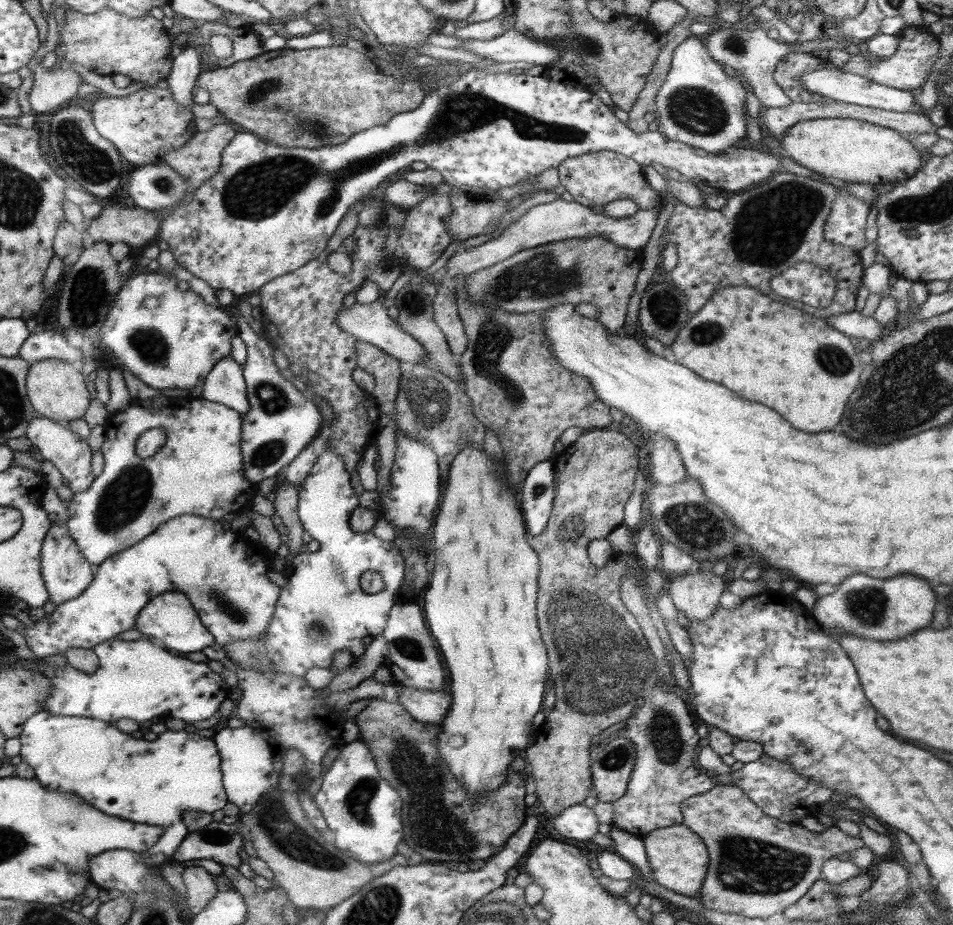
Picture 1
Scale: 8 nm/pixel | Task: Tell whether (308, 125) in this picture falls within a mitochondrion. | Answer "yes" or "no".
yes

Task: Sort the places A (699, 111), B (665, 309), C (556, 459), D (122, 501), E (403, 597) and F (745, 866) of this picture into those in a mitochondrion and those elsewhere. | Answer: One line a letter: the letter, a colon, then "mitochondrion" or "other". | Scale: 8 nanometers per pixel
A: mitochondrion
B: mitochondrion
C: other
D: mitochondrion
E: other
F: mitochondrion

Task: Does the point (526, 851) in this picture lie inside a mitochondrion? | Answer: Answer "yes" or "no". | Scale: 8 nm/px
no

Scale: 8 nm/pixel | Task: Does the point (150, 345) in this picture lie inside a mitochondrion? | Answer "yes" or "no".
yes

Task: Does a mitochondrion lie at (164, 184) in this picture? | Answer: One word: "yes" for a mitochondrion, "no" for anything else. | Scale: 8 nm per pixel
yes

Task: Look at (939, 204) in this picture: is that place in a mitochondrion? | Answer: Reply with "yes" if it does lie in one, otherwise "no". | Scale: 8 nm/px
yes

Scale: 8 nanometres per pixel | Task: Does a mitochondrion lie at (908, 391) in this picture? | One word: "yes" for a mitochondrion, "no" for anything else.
yes

